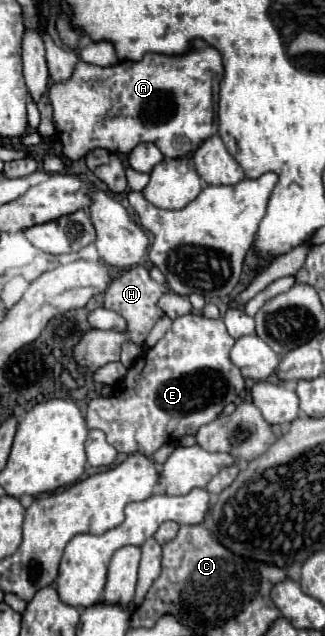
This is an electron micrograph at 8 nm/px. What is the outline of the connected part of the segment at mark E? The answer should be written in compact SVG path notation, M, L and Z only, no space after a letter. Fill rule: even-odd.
M200 313L176 317L172 329L150 351L144 351L144 355L134 361L124 381L114 387L110 397L96 397L88 403L88 427L104 431L108 443L112 443L116 451L126 455L142 453L146 457L152 457L164 443L176 443L184 435L196 435L202 425L214 421L228 403L236 401L238 393L244 389L244 377L228 357L232 345L234 339L228 335L222 319L206 319Z

